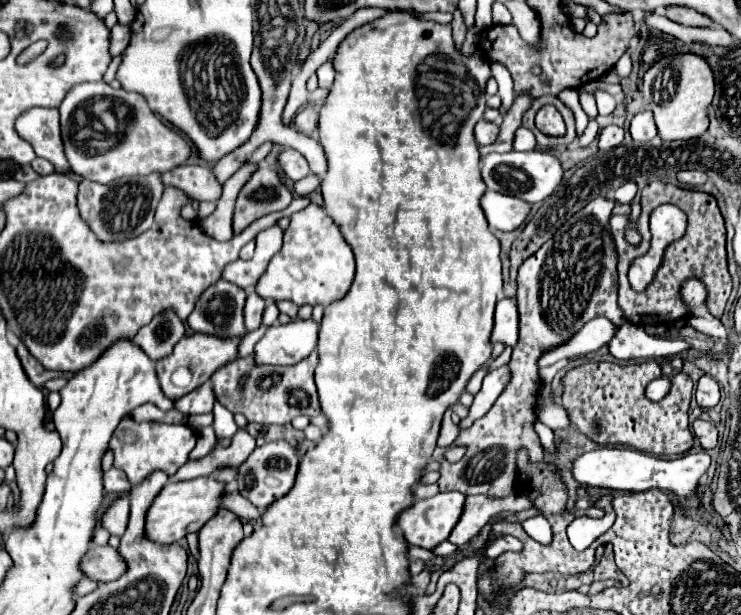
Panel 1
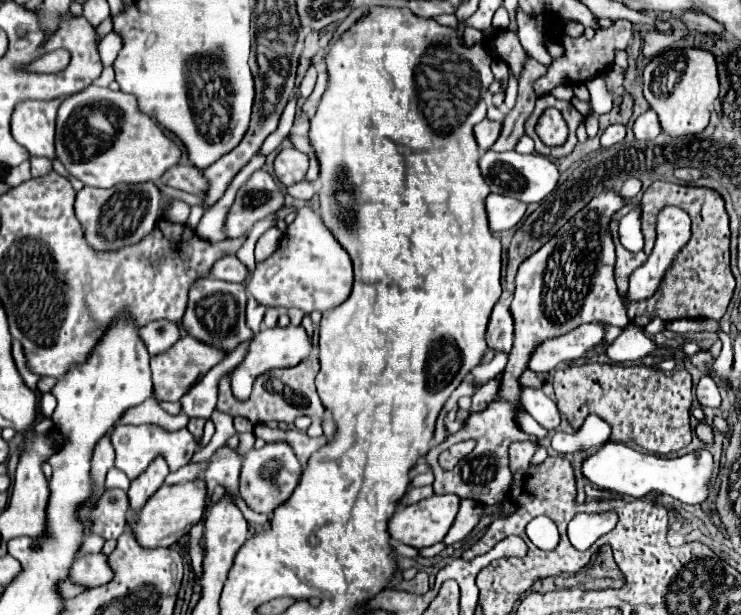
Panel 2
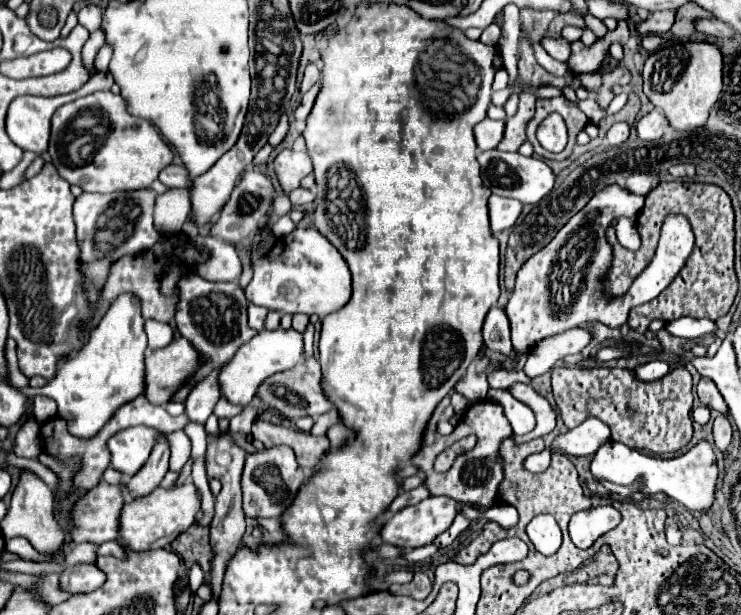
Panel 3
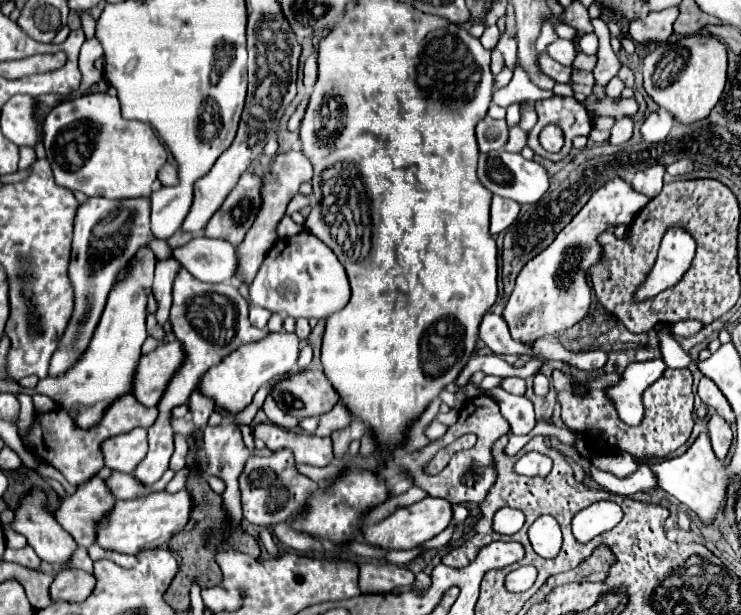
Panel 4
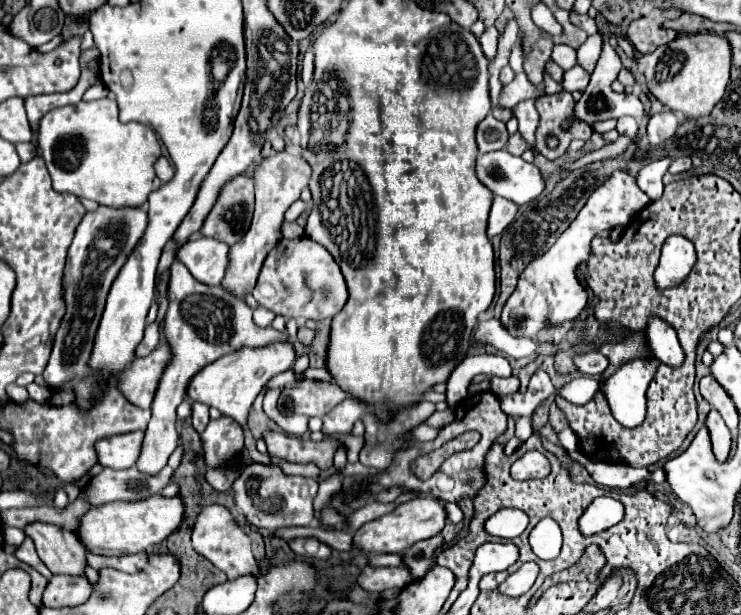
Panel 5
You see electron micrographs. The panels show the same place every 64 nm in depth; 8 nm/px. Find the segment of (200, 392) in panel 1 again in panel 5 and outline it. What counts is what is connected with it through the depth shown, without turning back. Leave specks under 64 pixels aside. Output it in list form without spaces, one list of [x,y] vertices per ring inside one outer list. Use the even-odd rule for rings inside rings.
[[[194,404],[192,406],[192,426],[200,434],[208,426],[208,406],[206,404]]]

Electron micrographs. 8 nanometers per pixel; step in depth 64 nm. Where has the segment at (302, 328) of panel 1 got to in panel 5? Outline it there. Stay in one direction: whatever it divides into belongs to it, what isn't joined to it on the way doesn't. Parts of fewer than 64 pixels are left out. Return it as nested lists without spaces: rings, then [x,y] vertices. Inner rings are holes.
[[[270,344],[270,348],[242,348],[240,352],[226,354],[218,358],[216,362],[204,366],[190,382],[192,382],[192,394],[190,394],[190,384],[186,388],[186,400],[190,404],[202,402],[208,406],[220,410],[222,414],[232,416],[242,426],[244,430],[244,445],[253,461],[263,464],[272,464],[268,454],[260,453],[256,448],[256,440],[247,425],[247,417],[252,408],[256,396],[260,390],[266,386],[266,382],[288,370],[294,364],[294,348],[292,344]]]

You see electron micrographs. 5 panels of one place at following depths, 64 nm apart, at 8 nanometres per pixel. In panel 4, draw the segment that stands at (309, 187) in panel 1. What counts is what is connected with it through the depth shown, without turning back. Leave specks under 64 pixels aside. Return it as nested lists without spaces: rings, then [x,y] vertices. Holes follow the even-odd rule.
[[[298,194],[298,196],[294,196],[294,198],[292,198],[292,202],[288,204],[286,214],[288,214],[288,216],[292,216],[294,212],[300,212],[300,210],[302,210],[302,208],[306,208],[308,204],[310,204],[310,198],[306,198],[306,196]]]

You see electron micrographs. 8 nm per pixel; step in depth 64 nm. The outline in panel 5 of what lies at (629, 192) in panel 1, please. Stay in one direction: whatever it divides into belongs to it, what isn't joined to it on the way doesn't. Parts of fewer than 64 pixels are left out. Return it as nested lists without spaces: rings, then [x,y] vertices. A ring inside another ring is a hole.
[[[666,156],[666,158],[660,158],[660,160],[656,160],[656,162],[650,162],[648,166],[644,166],[644,168],[640,170],[636,182],[638,182],[638,186],[646,192],[646,196],[648,196],[650,200],[658,200],[658,198],[662,196],[662,188],[664,188],[664,186],[662,186],[662,176],[666,174],[670,162],[672,162],[672,158]]]

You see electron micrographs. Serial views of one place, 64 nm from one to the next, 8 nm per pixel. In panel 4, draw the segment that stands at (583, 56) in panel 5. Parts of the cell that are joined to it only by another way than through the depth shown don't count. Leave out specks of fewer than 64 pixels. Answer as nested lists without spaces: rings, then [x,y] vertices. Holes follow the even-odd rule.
[[[594,34],[582,36],[582,40],[580,40],[580,50],[582,50],[586,56],[596,56],[596,54],[598,54],[598,38],[596,38]]]

